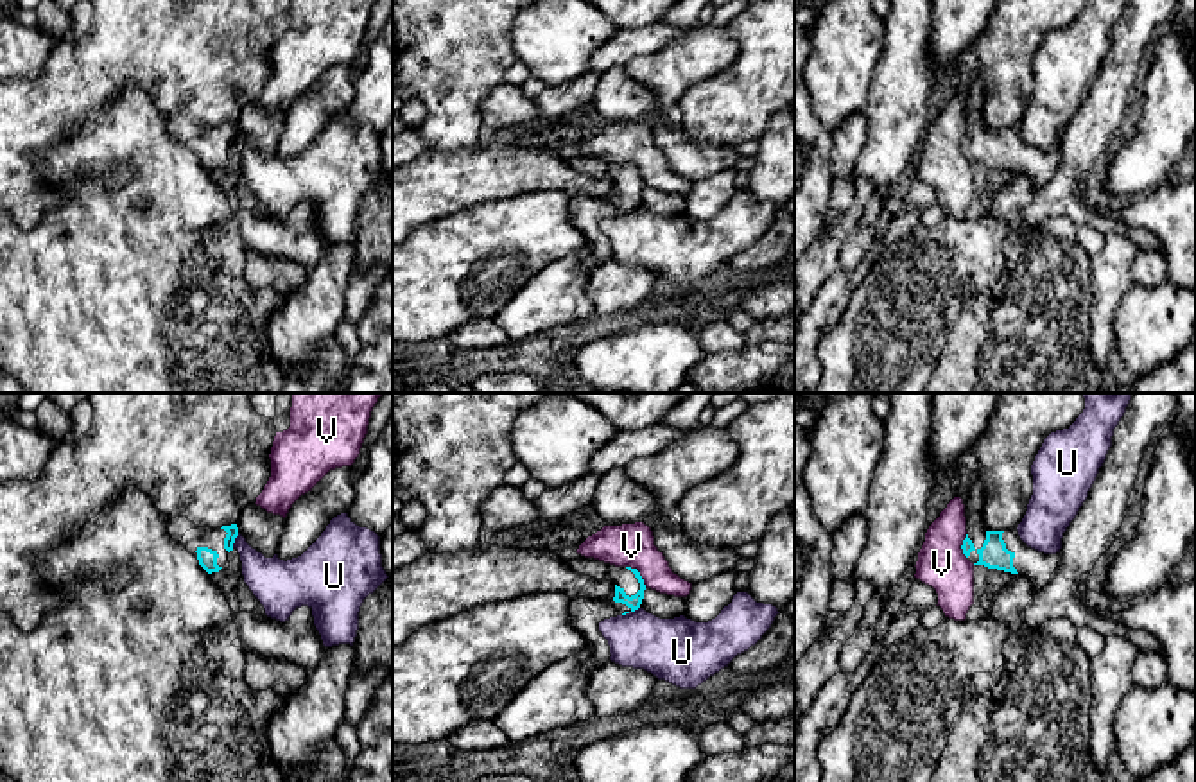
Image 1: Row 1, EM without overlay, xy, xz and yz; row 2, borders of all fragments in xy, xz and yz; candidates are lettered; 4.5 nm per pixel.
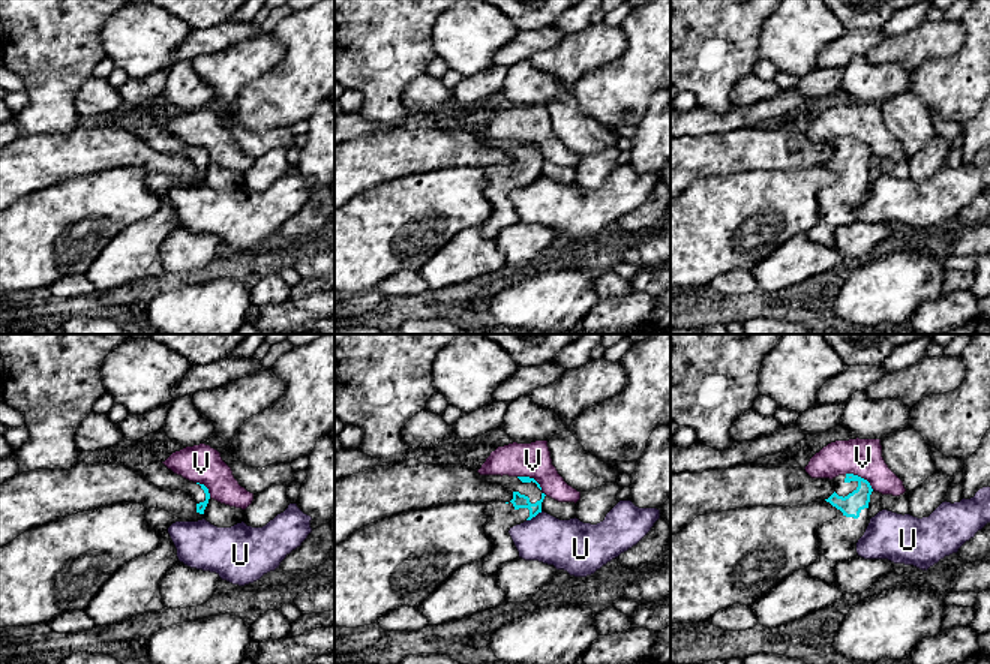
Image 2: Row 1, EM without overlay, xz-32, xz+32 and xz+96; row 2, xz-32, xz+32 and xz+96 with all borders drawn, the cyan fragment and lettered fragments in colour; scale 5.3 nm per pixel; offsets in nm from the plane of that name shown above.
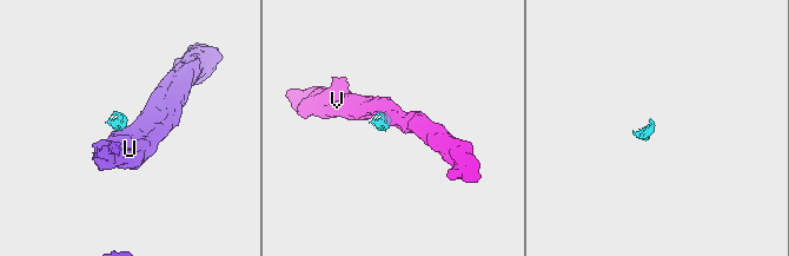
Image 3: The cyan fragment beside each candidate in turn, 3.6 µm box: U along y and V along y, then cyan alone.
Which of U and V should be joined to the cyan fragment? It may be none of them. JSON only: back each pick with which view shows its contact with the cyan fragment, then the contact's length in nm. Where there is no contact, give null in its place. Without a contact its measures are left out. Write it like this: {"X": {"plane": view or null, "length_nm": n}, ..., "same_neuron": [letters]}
{"same_neuron": []}

